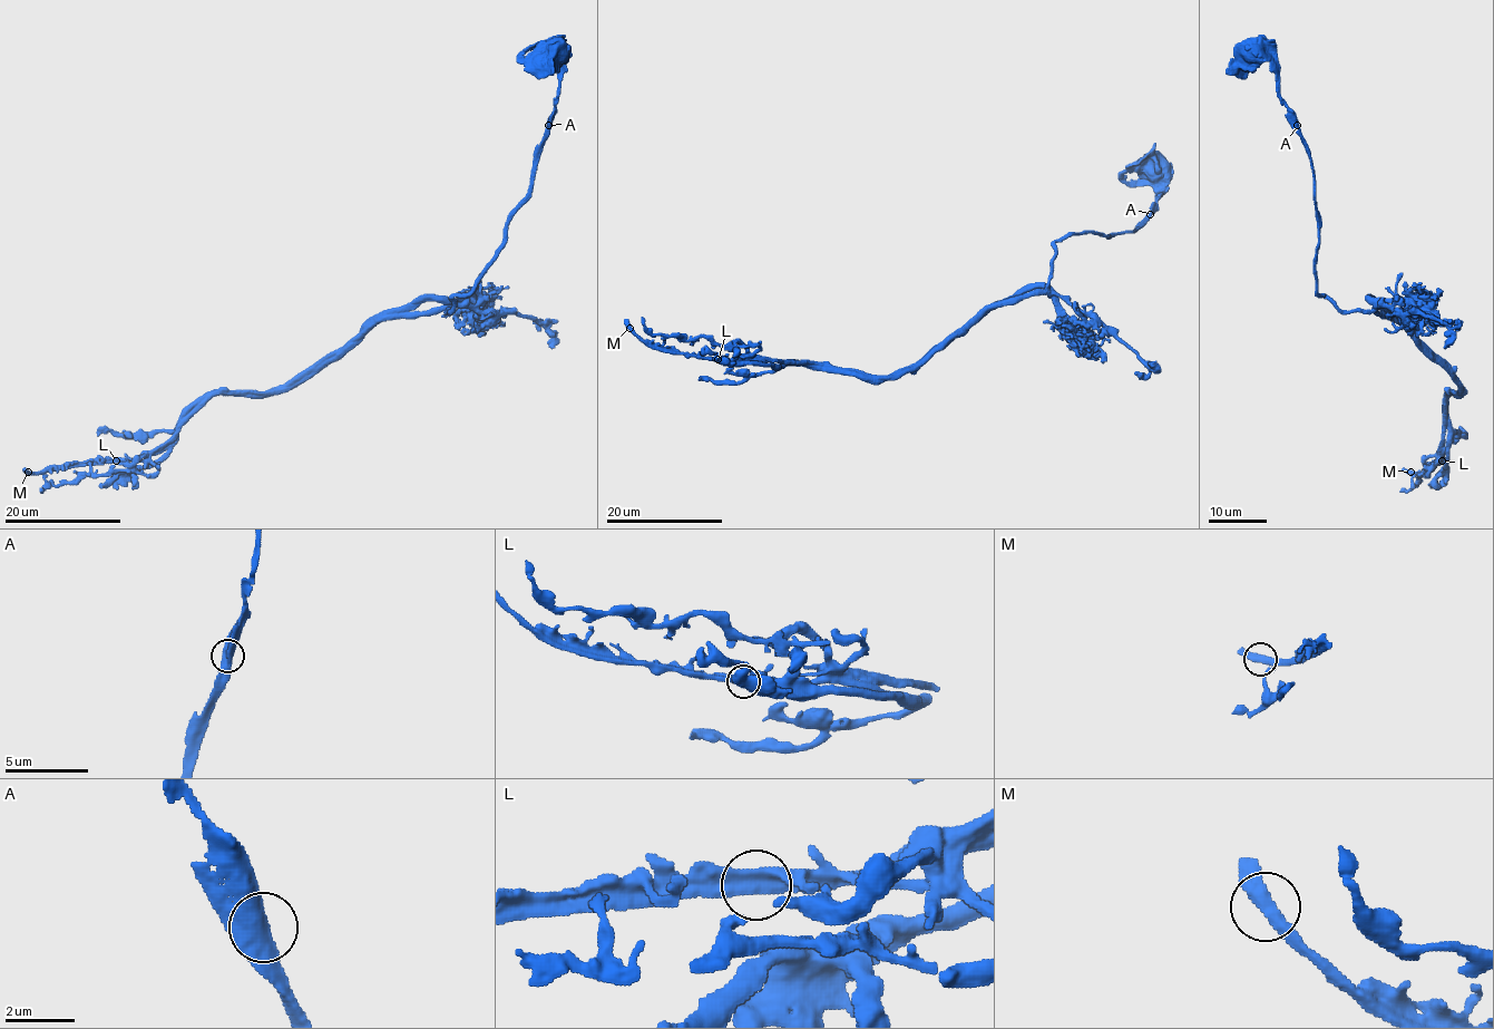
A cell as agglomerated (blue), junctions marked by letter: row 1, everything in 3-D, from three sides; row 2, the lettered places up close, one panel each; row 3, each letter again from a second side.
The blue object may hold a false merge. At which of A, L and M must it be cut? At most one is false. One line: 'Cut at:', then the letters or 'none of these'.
Cut at: L

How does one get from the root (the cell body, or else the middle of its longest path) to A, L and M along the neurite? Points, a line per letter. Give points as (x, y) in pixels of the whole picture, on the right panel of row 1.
A: (1250, 50), (1262, 50), (1273, 62), (1277, 95), (1297, 125)
L: (1250, 50), (1273, 62), (1311, 163), (1316, 292), (1392, 317), (1458, 386), (1442, 460)
M: (1250, 50), (1273, 62), (1311, 163), (1316, 292), (1392, 317), (1458, 386), (1443, 457), (1409, 472)

